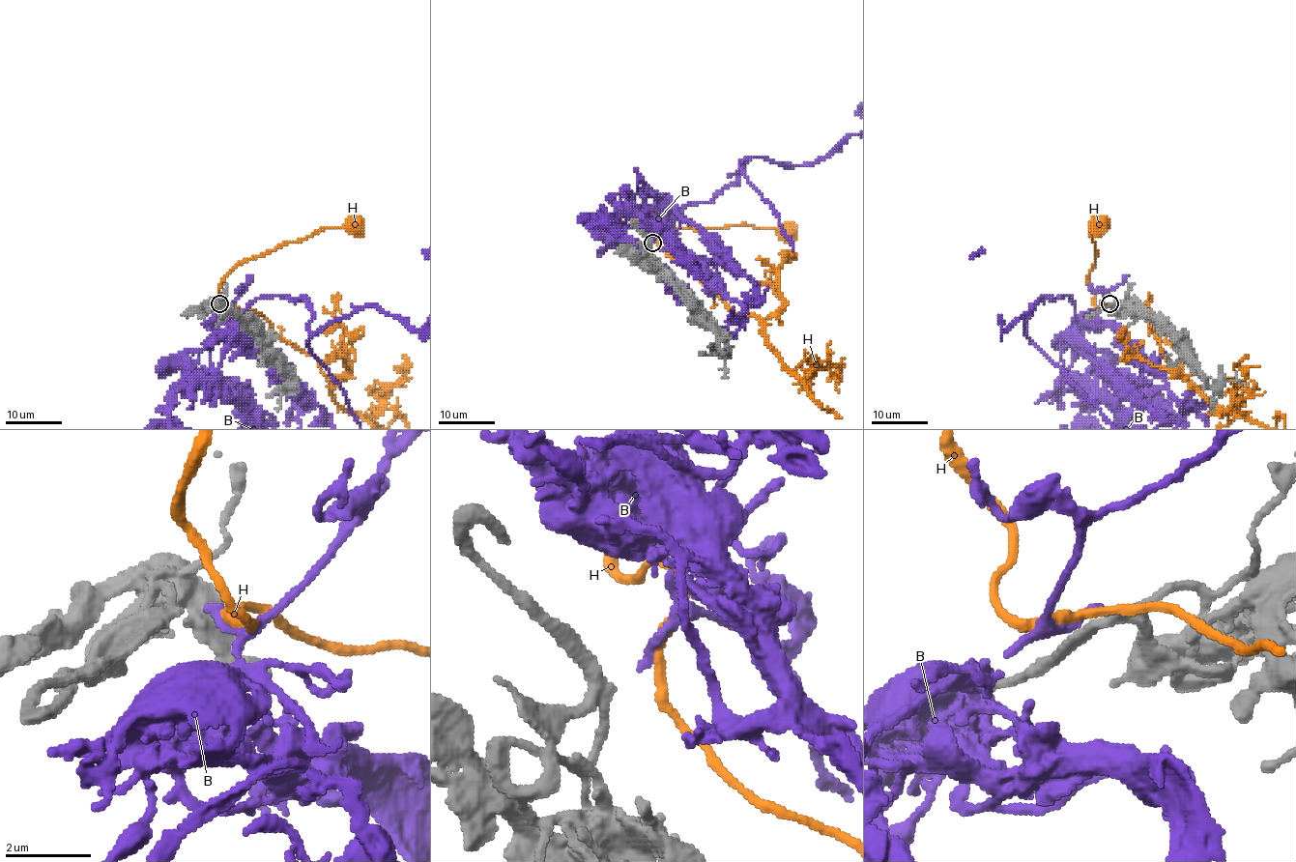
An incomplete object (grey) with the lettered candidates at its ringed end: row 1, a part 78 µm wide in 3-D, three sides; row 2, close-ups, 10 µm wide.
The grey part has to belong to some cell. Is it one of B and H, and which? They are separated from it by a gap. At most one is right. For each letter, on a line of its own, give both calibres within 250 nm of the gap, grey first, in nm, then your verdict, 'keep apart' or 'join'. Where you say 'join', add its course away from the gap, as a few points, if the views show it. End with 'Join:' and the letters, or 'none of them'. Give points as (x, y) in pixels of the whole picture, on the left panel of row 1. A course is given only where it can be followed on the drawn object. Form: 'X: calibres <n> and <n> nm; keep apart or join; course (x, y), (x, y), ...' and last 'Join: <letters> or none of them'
B: calibres 240 and 200 nm; join; course (221, 304), (239, 321), (261, 298), (303, 296), (312, 334), (378, 305), (422, 329)
H: calibres 240 and 200 nm; keep apart
Join: B

